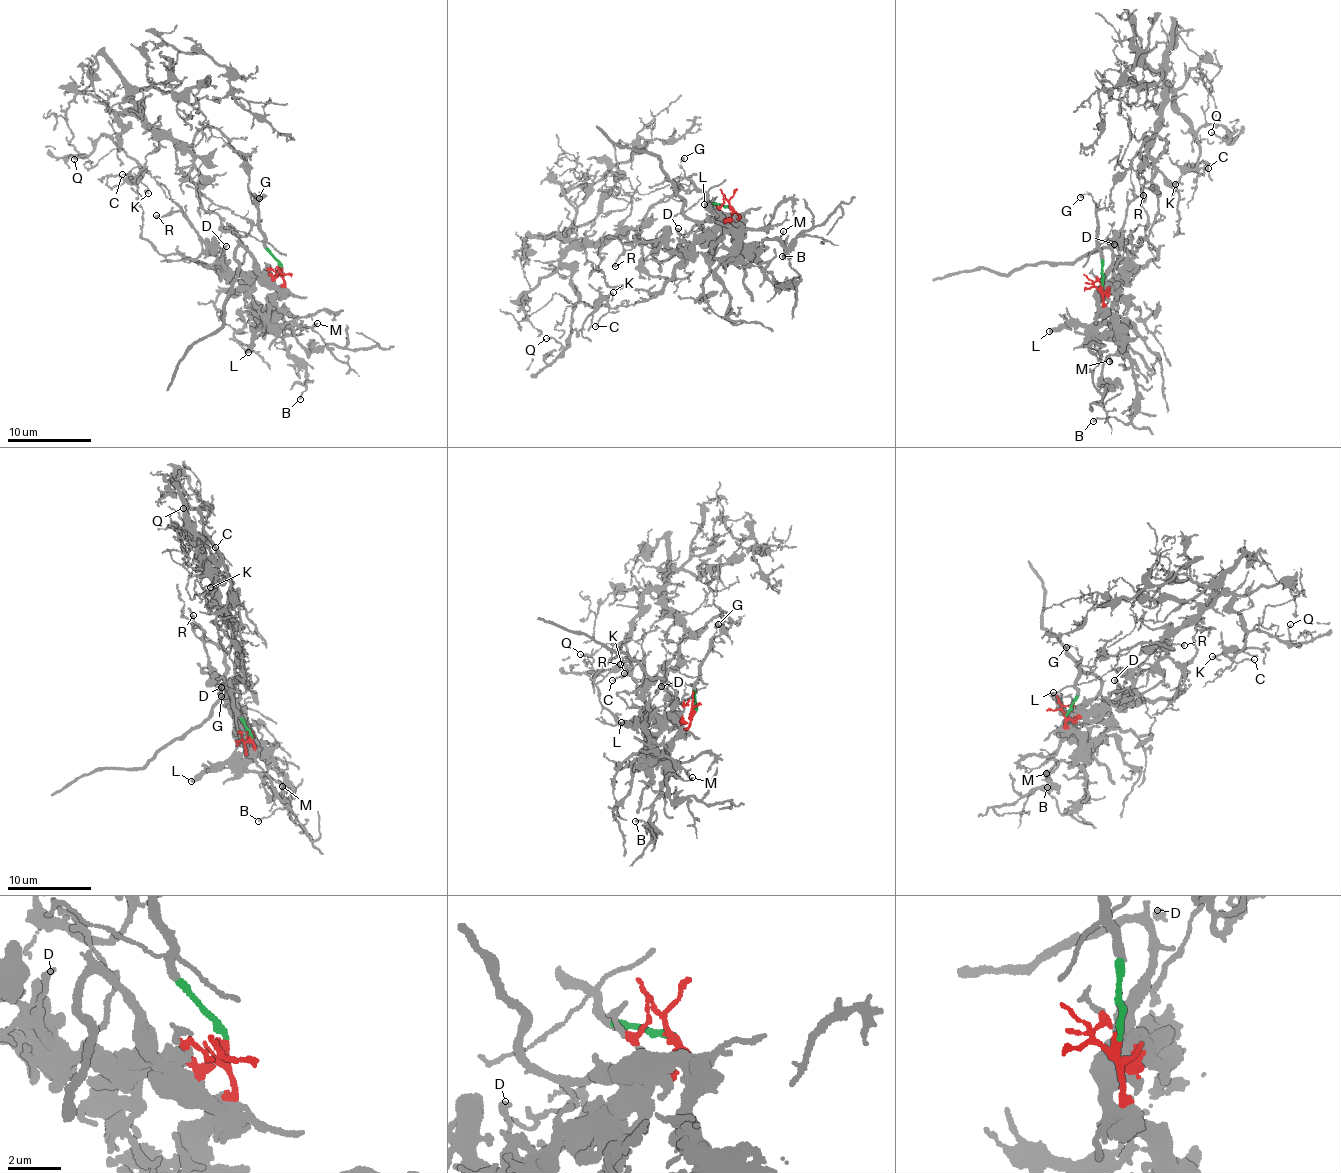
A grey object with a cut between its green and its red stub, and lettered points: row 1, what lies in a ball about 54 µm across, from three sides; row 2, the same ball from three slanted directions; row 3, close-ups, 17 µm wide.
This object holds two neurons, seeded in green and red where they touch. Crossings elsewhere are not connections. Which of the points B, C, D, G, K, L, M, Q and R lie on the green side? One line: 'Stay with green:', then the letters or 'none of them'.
Stay with green: C, G, K, Q

